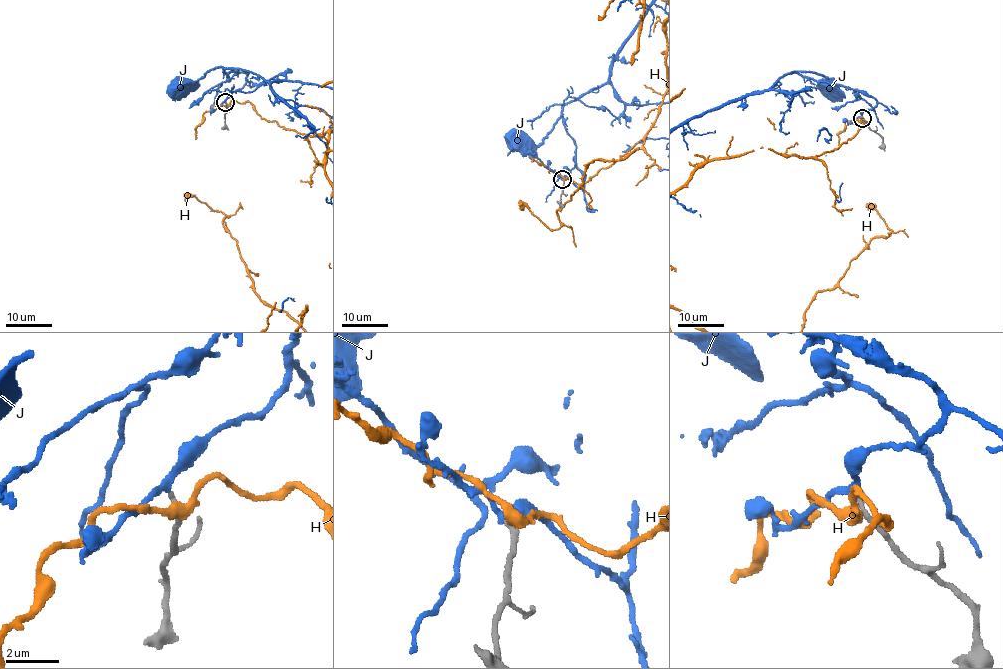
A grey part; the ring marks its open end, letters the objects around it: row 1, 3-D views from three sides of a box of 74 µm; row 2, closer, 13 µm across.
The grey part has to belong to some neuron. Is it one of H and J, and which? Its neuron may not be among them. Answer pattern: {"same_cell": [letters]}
{"same_cell": ["J"]}

